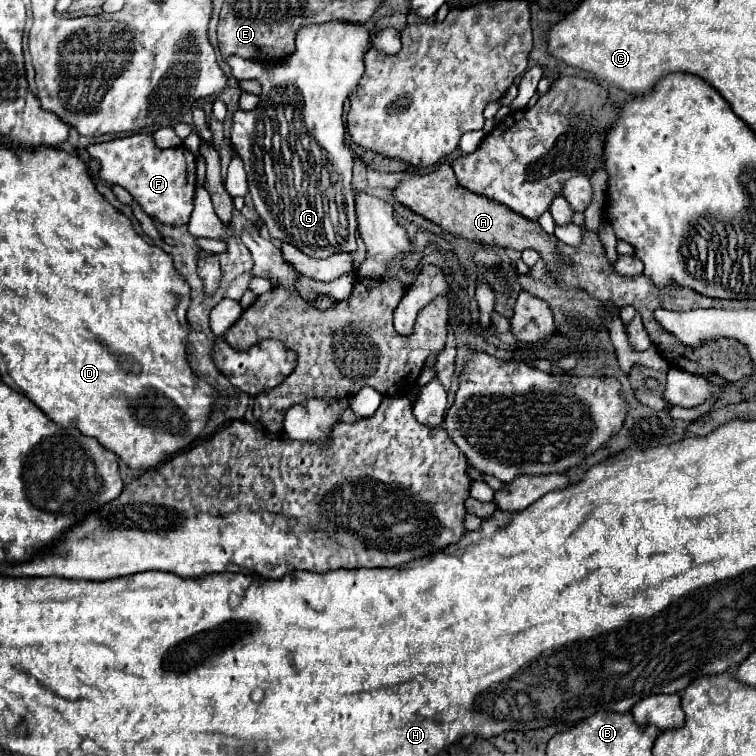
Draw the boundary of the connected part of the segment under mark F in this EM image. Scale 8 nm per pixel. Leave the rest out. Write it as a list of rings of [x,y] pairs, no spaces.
[[[136,133],[132,137],[114,139],[108,143],[92,143],[88,145],[88,153],[92,159],[100,161],[102,179],[128,189],[144,213],[166,225],[188,223],[194,209],[196,157],[186,147],[158,149],[150,133]]]

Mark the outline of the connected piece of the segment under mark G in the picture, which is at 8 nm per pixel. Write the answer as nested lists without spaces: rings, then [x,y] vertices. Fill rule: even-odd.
[[[330,21],[330,23],[324,23],[324,25],[306,25],[304,29],[300,29],[300,33],[296,33],[296,51],[292,53],[292,57],[284,59],[274,71],[266,71],[266,69],[262,69],[262,65],[258,61],[248,61],[248,59],[242,59],[242,57],[228,57],[228,61],[224,61],[230,67],[232,77],[236,77],[236,79],[258,79],[262,83],[262,93],[260,93],[258,107],[252,109],[252,111],[240,111],[238,109],[234,113],[232,137],[230,137],[230,143],[236,147],[238,155],[244,159],[252,203],[256,205],[256,209],[258,209],[258,213],[260,213],[262,221],[266,223],[272,237],[282,239],[282,241],[294,245],[296,249],[300,249],[300,251],[304,251],[312,257],[328,257],[328,255],[340,253],[340,251],[346,251],[346,253],[356,251],[356,209],[354,209],[356,203],[354,203],[354,191],[350,187],[354,157],[344,147],[342,111],[344,111],[344,101],[358,89],[358,83],[364,75],[364,53],[370,47],[370,39],[372,39],[370,25],[348,25],[346,21]]]

